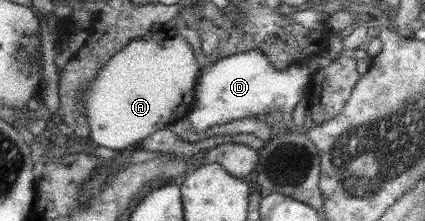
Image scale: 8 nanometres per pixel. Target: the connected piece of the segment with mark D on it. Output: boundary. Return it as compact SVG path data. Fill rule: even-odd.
M259 49L241 51L209 62L200 69L193 88L193 106L187 114L191 129L197 133L243 117L264 118L273 111L282 112L288 118L305 94L311 78L307 60L293 63L287 69L275 69Z

